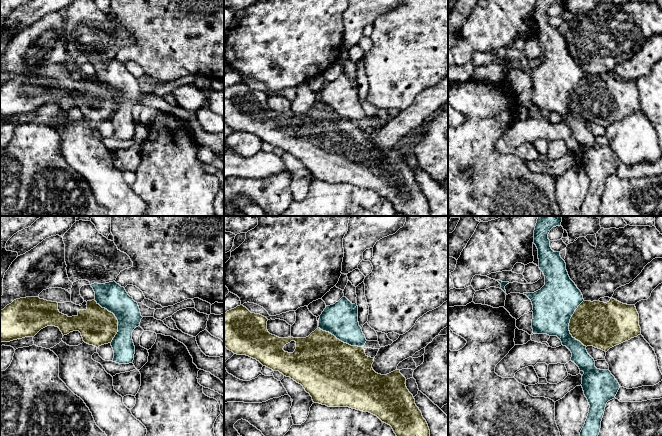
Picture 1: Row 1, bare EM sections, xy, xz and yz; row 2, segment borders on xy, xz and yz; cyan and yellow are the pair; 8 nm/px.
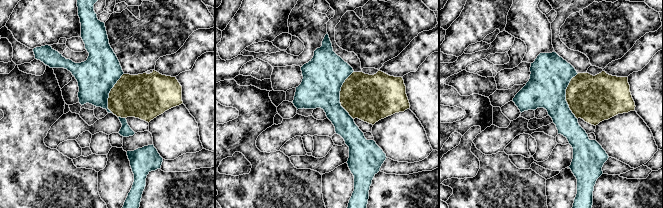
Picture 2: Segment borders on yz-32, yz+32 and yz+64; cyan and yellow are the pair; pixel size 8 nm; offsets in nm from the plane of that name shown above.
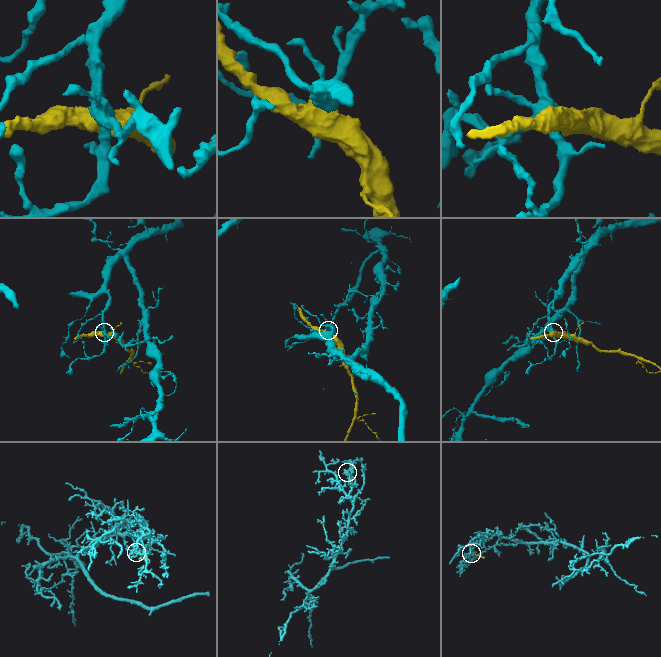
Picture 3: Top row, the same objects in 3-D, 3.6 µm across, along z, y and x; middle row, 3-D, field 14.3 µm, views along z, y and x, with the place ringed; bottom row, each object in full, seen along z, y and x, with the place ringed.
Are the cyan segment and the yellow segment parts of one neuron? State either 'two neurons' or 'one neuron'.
two neurons

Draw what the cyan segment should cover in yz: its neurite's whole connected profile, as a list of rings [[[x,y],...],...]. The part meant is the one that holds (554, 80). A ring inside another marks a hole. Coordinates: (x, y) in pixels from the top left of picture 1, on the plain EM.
[[[536,0],[534,20],[538,25],[539,44],[545,52],[545,61],[534,69],[523,70],[533,81],[532,111],[557,112],[571,127],[570,137],[584,148],[581,162],[590,184],[577,216],[597,216],[606,180],[615,174],[620,161],[609,146],[595,143],[586,122],[570,110],[570,95],[584,75],[570,55],[560,28],[554,28],[550,23],[548,10],[553,3],[560,1]]]

